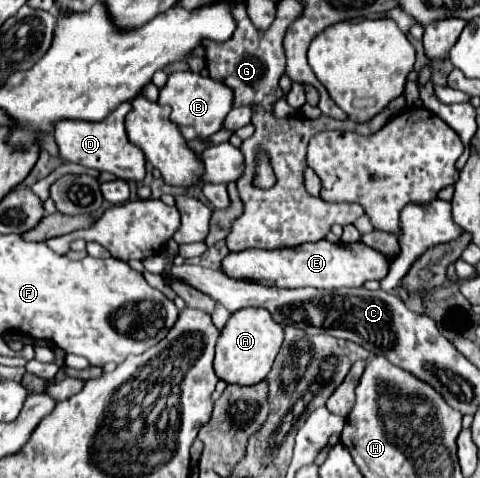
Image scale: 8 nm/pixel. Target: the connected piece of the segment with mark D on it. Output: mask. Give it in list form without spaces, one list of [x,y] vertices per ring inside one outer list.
[[[130,103],[118,105],[104,121],[92,123],[92,121],[58,121],[54,125],[54,139],[58,145],[58,155],[66,163],[78,163],[84,167],[94,167],[98,171],[108,171],[124,181],[142,181],[146,175],[146,159],[142,149],[132,145],[128,141],[126,129],[124,129],[124,117],[130,111]]]

